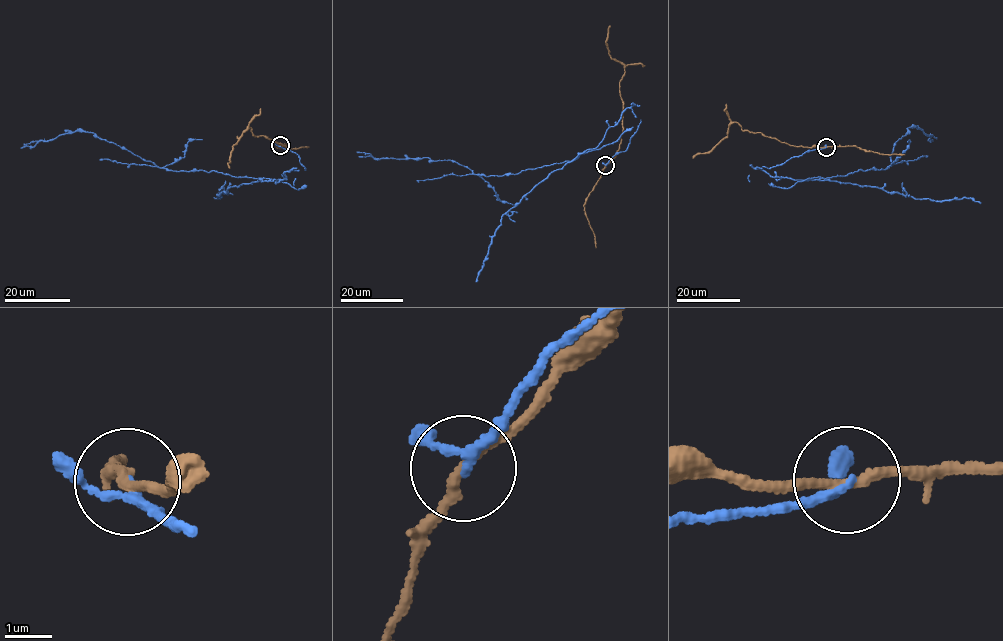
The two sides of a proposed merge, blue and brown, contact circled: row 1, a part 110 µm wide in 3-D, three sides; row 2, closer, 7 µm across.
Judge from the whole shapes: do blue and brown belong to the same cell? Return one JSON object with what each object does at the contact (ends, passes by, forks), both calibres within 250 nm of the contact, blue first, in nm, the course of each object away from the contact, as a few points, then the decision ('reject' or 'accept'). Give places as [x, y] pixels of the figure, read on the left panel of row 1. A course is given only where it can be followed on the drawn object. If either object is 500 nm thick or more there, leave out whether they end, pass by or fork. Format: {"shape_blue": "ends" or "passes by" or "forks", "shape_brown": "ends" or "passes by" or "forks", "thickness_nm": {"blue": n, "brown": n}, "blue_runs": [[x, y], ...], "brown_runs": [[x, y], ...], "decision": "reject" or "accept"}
{"shape_blue": "passes by", "shape_brown": "passes by", "thickness_nm": {"blue": 160, "brown": 190}, "blue_runs": [[280, 145], [305, 168], [275, 181], [159, 168], [90, 132], [69, 131], [20, 148]], "brown_runs": [[280, 145], [286, 146], [261, 135], [252, 135], [248, 127], [233, 145], [227, 163], [229, 168]], "decision": "reject"}

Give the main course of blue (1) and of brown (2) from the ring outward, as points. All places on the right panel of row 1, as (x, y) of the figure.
1: (826, 147), (756, 168), (795, 180), (847, 175), (892, 166), (894, 145), (907, 128), (918, 126), (932, 141)
2: (826, 147), (782, 143), (760, 132), (742, 130), (732, 122), (727, 135), (712, 149), (692, 158)

